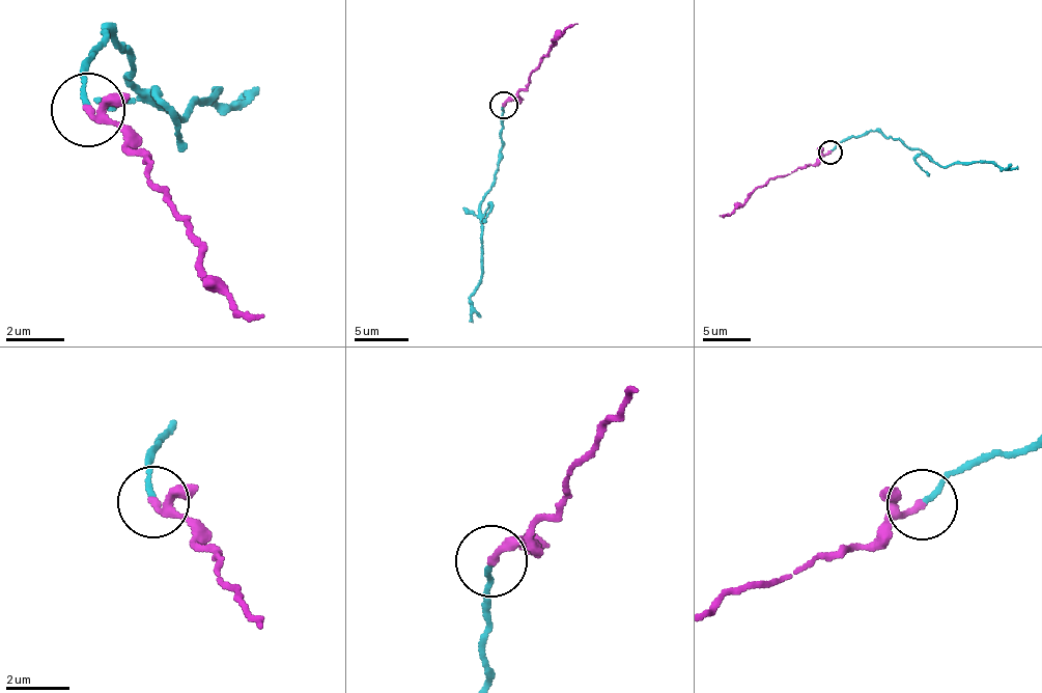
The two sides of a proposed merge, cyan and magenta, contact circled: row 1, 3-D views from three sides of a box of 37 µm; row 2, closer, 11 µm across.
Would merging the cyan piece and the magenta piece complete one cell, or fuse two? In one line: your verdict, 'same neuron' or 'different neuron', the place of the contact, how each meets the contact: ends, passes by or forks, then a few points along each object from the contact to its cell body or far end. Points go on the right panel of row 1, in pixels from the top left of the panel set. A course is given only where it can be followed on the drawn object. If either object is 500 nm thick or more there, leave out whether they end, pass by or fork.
same neuron; place (829, 151); cyan ends; magenta ends; course cyan (832, 153), (845, 140), (882, 132), (924, 151), (942, 167), (976, 163), (995, 163), (1002, 168), (1018, 166); course magenta (829, 153), (803, 168), (773, 176), (741, 203), (719, 215)

